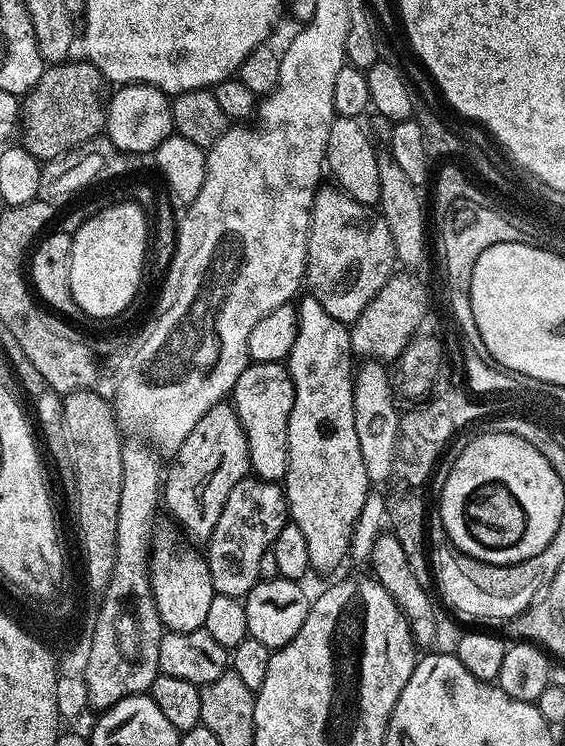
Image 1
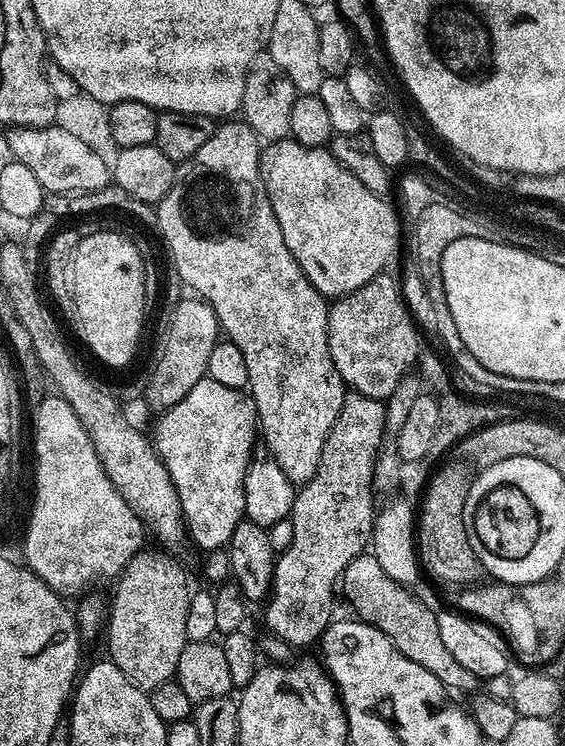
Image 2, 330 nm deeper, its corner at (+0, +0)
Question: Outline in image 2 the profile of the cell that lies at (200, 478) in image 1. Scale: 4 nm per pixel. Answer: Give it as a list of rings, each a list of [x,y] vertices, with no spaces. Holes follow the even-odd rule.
[[[142,550],[128,563],[115,583],[116,593],[106,612],[107,659],[145,690],[175,677],[178,658],[190,642],[188,607],[192,604],[187,574],[170,557],[148,551]]]

